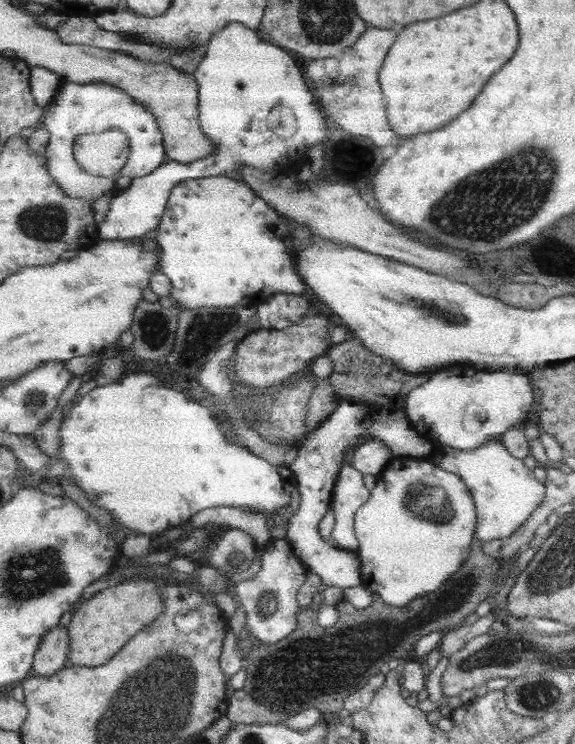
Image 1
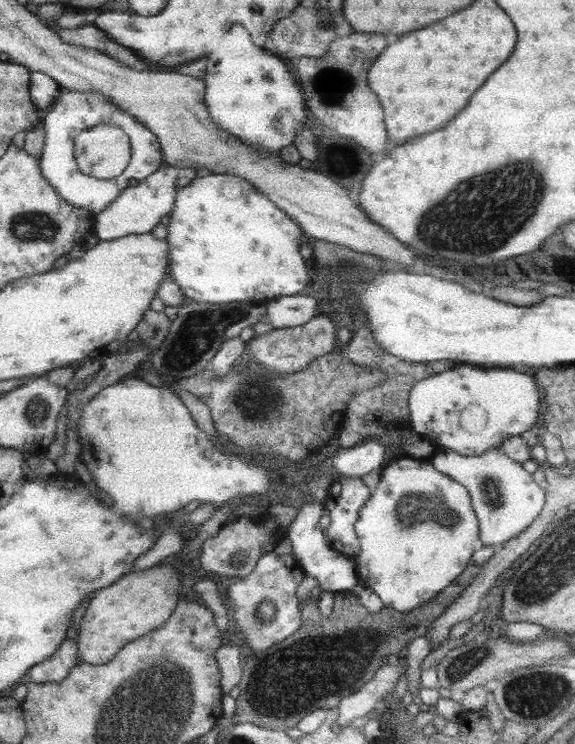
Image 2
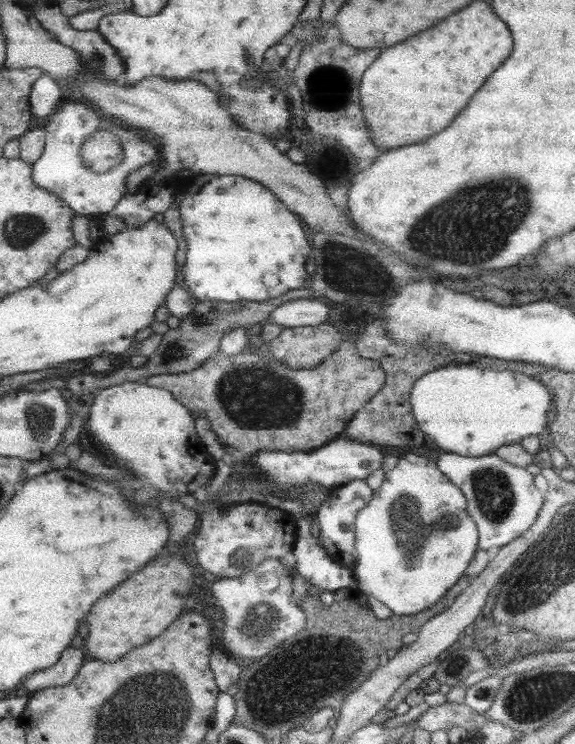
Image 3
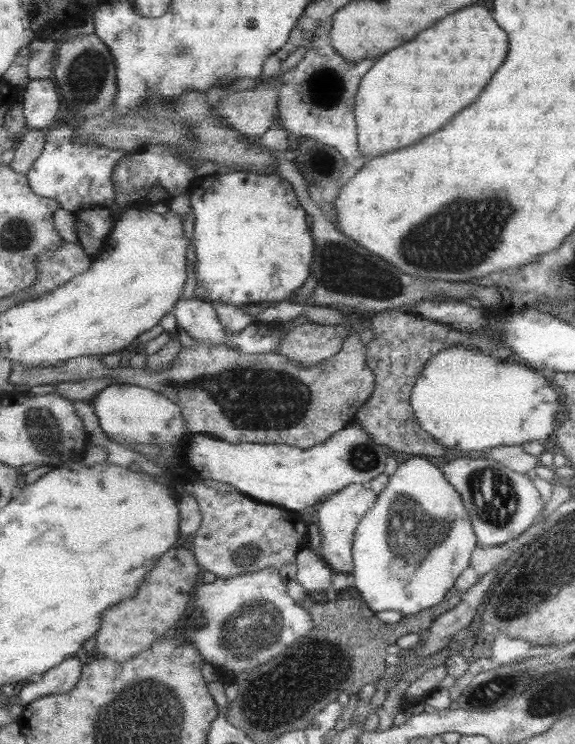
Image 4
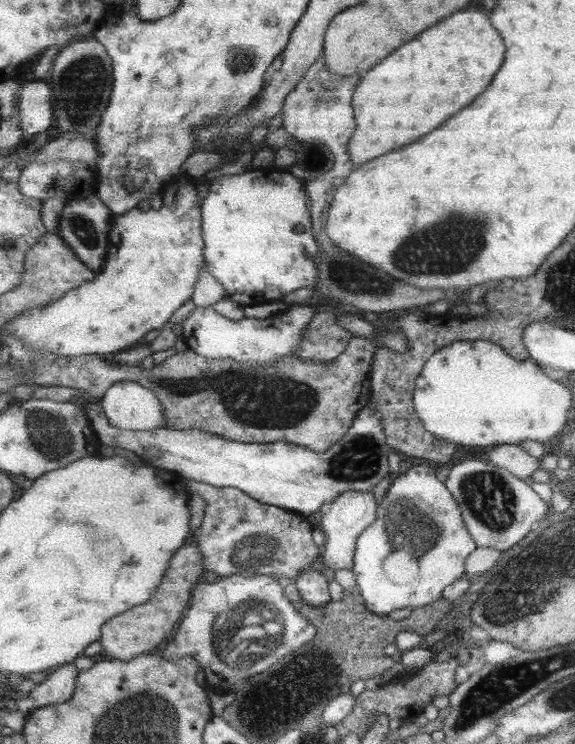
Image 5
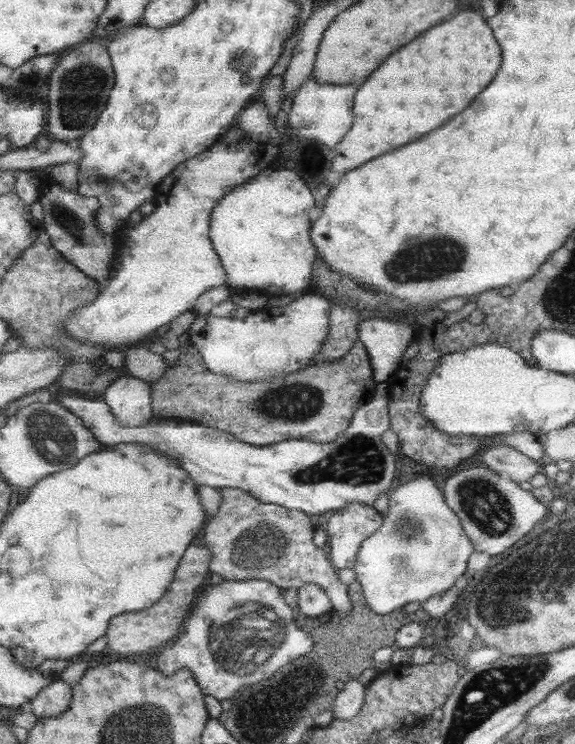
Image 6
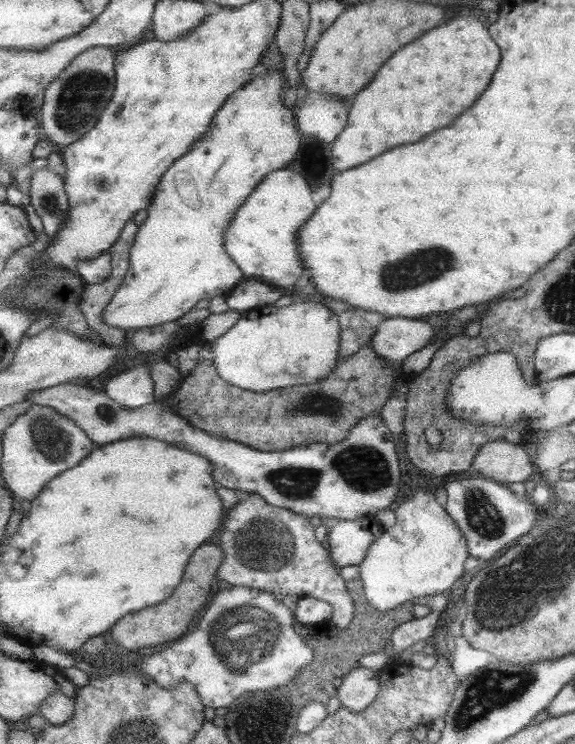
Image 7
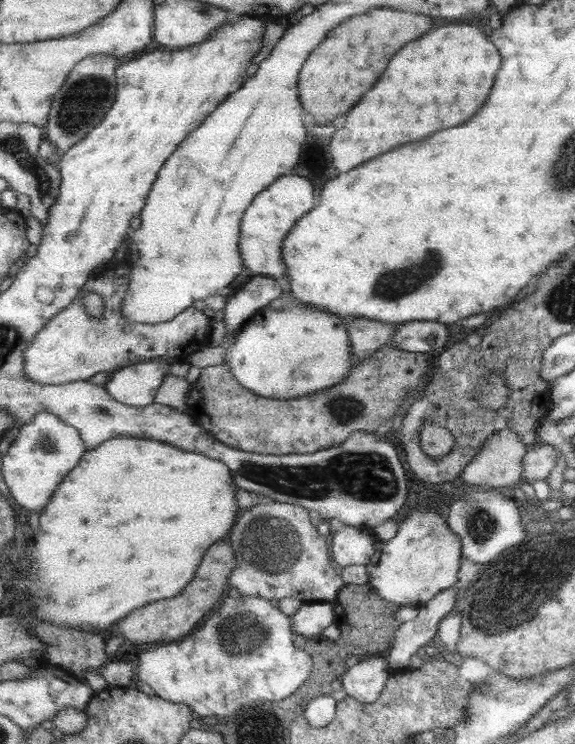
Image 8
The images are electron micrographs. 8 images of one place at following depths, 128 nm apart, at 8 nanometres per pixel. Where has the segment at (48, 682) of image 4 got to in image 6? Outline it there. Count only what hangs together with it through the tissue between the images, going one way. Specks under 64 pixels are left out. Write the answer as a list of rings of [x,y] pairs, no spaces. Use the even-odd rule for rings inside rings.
[[[54,676],[36,697],[30,699],[30,712],[38,719],[54,718],[66,711],[71,703],[73,690],[64,679]]]

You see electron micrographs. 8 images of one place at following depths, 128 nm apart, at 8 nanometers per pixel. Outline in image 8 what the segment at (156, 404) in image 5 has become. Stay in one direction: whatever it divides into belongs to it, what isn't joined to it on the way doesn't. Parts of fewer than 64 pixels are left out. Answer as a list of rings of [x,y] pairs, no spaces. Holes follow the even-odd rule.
[[[158,357],[111,372],[104,388],[118,402],[134,407],[145,407],[154,403],[154,395],[162,385],[162,379],[168,374],[170,374],[169,362]]]

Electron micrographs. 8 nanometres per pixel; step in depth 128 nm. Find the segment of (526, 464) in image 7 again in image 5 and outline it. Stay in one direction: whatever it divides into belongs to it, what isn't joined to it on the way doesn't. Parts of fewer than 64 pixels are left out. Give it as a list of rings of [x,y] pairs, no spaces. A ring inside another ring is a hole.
[[[517,444],[497,445],[488,454],[490,463],[508,470],[514,477],[525,480],[541,468],[540,460],[527,454]]]

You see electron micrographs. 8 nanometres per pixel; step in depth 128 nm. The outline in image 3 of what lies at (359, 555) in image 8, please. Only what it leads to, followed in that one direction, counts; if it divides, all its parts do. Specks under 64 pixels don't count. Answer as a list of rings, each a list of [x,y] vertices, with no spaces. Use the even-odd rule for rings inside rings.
[[[354,480],[348,482],[334,490],[328,500],[322,504],[314,516],[319,518],[320,534],[319,542],[332,559],[340,562],[340,564],[348,565],[354,568],[357,560],[357,552],[355,547],[355,521],[358,512],[368,505],[373,495],[365,480]]]

